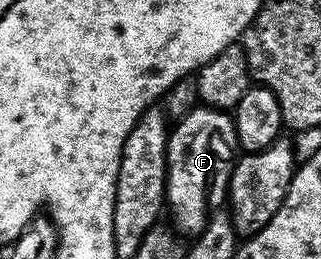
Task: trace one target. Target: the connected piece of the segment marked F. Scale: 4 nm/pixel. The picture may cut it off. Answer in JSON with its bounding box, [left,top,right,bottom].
[164,107,238,239]

